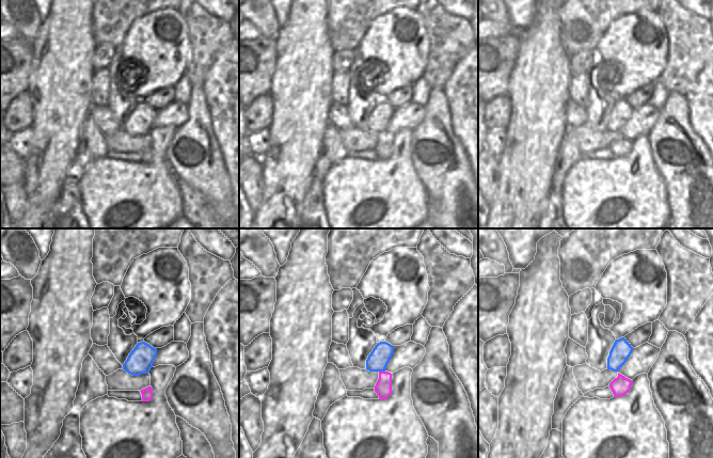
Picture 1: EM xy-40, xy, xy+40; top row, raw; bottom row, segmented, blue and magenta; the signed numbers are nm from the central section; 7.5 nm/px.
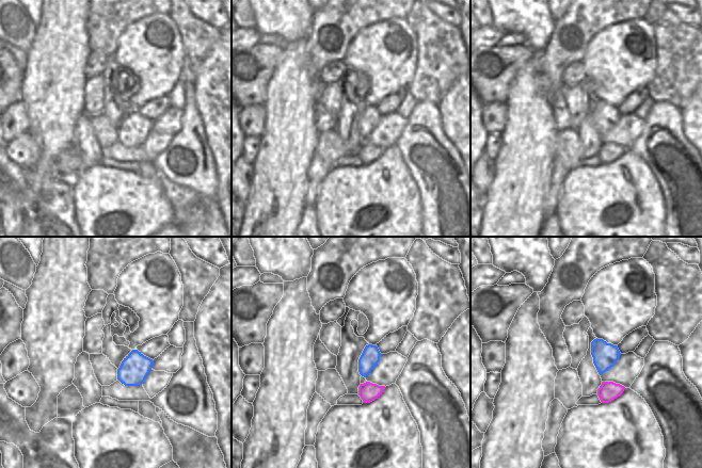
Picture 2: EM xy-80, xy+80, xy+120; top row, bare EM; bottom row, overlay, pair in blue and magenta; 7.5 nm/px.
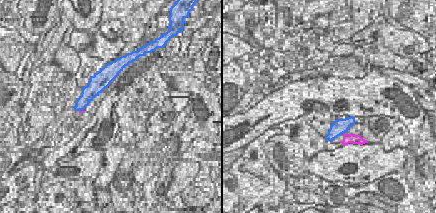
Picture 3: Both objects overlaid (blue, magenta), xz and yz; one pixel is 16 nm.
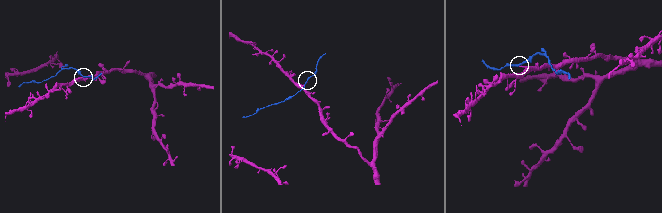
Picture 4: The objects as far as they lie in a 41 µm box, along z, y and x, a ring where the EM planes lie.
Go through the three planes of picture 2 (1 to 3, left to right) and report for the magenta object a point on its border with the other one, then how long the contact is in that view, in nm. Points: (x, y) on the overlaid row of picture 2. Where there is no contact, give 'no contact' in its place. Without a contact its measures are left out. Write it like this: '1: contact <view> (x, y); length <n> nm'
1: no contact
2: no contact
3: no contact

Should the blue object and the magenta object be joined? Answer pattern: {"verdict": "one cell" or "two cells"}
{"verdict": "two cells"}

